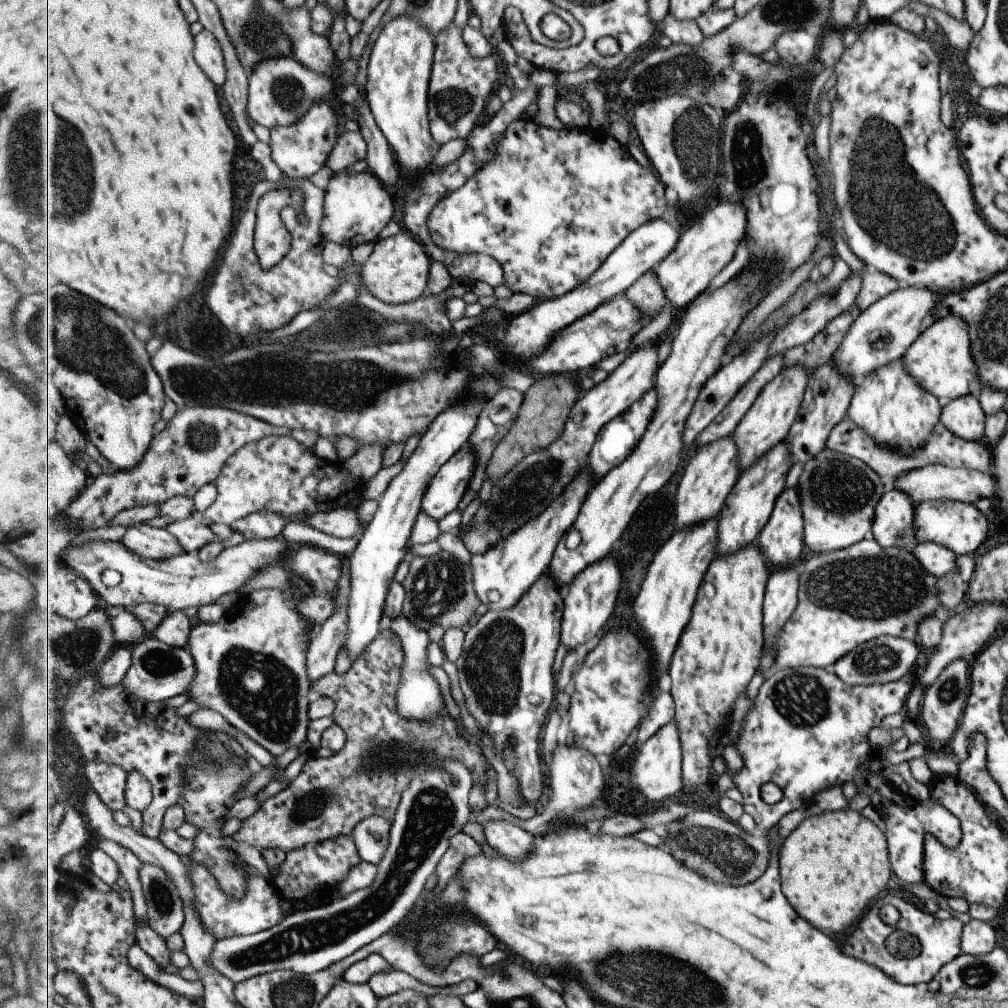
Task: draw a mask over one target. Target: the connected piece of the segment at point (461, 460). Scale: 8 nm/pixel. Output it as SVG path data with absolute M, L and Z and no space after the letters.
M471 442L463 446L456 455L452 456L448 463L441 467L438 475L429 484L428 491L425 493L422 509L437 522L443 520L448 514L459 508L461 500L464 499L465 493L476 475L477 455L475 451L471 450L470 444Z

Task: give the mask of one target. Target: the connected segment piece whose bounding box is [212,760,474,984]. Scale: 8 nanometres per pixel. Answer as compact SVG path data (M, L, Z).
M444 761L441 763L439 768L431 768L430 772L426 775L415 777L413 782L404 790L400 807L398 808L396 817L392 822L391 838L388 851L385 853L384 859L378 866L380 870L375 882L371 886L352 892L351 895L345 896L339 900L335 900L334 902L321 904L321 906L317 906L317 908L313 907L307 910L295 911L290 915L287 915L276 927L270 928L267 931L254 935L237 935L228 939L219 939L212 955L213 966L215 966L217 970L225 973L225 976L228 976L235 984L243 983L250 978L261 976L265 973L272 973L281 970L296 972L302 975L313 975L316 972L321 972L322 970L331 967L332 964L346 959L354 952L357 952L357 950L360 948L363 948L365 945L376 941L377 938L381 938L383 935L391 932L391 930L394 930L395 926L397 926L397 924L399 924L403 918L408 918L411 916L411 912L413 912L417 901L421 898L421 895L424 894L424 891L427 890L428 880L435 875L435 872L437 872L437 866L439 866L441 858L445 856L445 852L447 852L447 848L449 848L449 844L451 844L451 838L453 838L453 836L457 836L457 834L459 834L459 832L465 828L465 824L467 824L467 822L471 822L474 813L471 806L469 806L469 794L471 794L473 784L474 780L471 770L469 770L469 768L467 768L467 766L465 766L465 764L463 764L461 761Z

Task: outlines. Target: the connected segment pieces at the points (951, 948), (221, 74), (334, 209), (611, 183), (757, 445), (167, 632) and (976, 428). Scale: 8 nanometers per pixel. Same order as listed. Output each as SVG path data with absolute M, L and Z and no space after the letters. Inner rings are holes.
M885 894L869 904L869 916L861 920L861 928L857 928L857 932L851 932L843 940L841 948L845 948L849 956L857 956L857 960L865 960L867 964L885 972L885 976L897 984L926 984L937 975L941 966L961 953L962 926L961 922L953 918L938 920L893 894ZM881 904L893 904L897 908L899 919L895 924L889 925L879 920Z
M203 29L197 36L197 62L205 72L209 72L209 78L221 88L228 79L228 64L225 60L224 48L216 33Z
M370 170L357 174L337 174L334 176L326 190L325 216L322 232L326 242L336 242L339 245L359 246L363 243L376 242L377 234L393 220L395 208L393 198L385 190L384 182Z
M520 118L512 122L511 126L503 132L498 140L494 159L484 164L465 186L456 190L453 194L440 200L440 203L433 209L428 218L428 227L431 229L433 240L442 249L456 253L483 254L492 256L503 267L506 276L506 285L514 292L531 295L535 303L546 300L559 299L567 295L573 289L588 282L592 274L600 270L612 252L642 224L650 220L660 219L666 216L670 204L665 198L665 184L660 177L655 176L651 168L643 168L627 151L626 145L621 145L613 136L606 131L599 131L592 127L565 127L561 130L549 128L535 122L533 119Z
M801 365L796 367L784 366L784 369L765 386L762 394L743 417L733 434L740 450L742 470L752 467L757 459L768 455L769 451L787 440L792 426L800 414L800 408L803 406L804 394L810 377L811 373Z
M171 611L156 630L155 636L172 647L188 648L194 623L184 611Z
M969 394L942 402L938 420L960 439L979 441L984 436L985 417L976 395Z

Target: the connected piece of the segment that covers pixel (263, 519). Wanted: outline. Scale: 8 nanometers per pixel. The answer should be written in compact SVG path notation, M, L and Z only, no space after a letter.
M263 510L263 512L255 511L253 514L247 514L232 526L232 529L235 533L240 532L244 541L270 539L280 535L280 531L286 523L283 516Z

